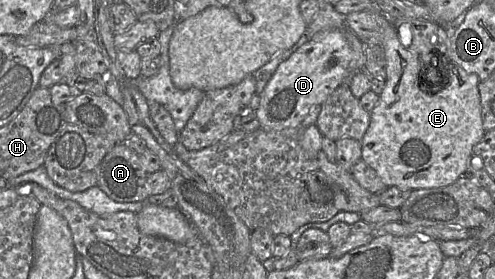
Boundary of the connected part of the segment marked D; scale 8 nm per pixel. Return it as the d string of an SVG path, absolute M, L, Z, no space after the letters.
M340 30L316 34L277 67L260 94L257 117L261 128L279 131L300 126L310 109L321 105L349 74L350 45Z

